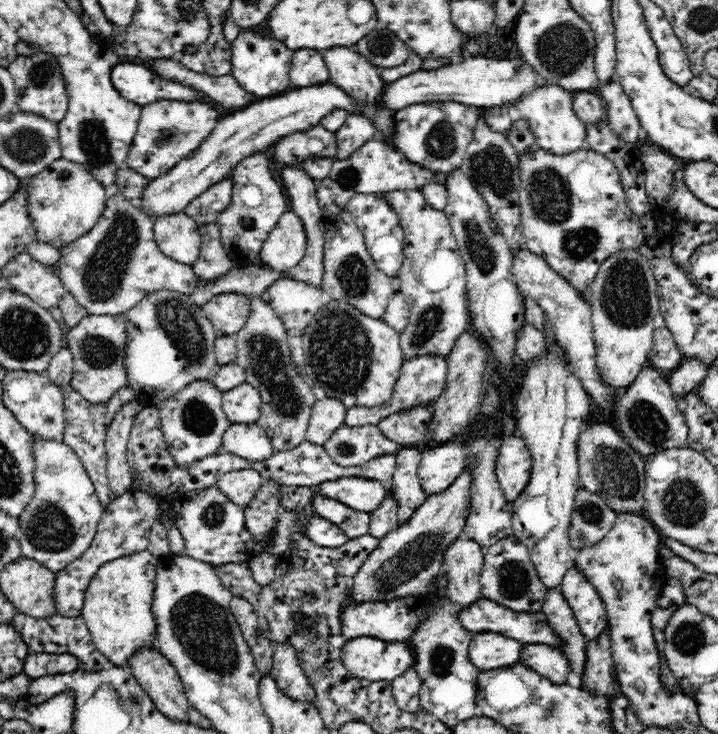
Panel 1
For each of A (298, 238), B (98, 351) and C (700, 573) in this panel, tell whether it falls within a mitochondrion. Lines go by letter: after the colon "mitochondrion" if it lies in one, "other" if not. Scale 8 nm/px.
A: other
B: mitochondrion
C: other

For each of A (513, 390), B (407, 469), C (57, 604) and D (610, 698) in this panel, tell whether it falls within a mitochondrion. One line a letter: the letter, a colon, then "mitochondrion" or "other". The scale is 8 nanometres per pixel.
A: other
B: other
C: other
D: other

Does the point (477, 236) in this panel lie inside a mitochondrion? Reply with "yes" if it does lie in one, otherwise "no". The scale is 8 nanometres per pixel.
yes

